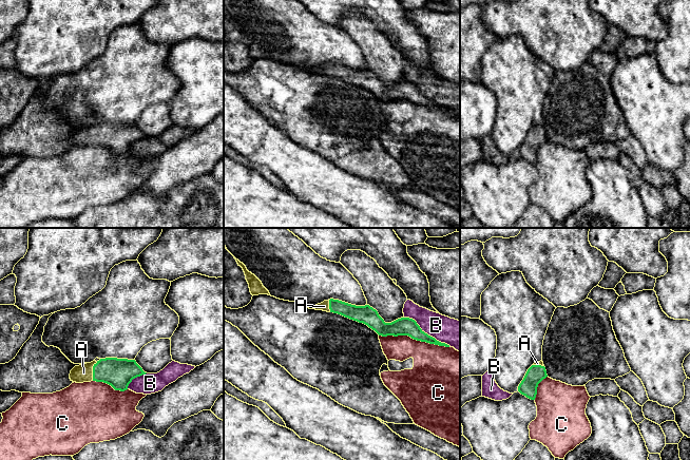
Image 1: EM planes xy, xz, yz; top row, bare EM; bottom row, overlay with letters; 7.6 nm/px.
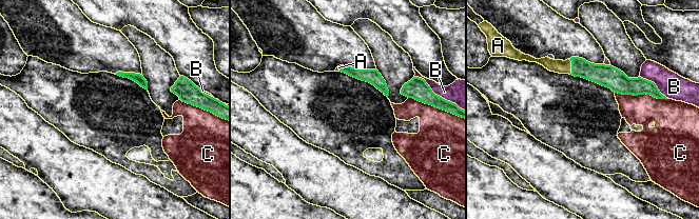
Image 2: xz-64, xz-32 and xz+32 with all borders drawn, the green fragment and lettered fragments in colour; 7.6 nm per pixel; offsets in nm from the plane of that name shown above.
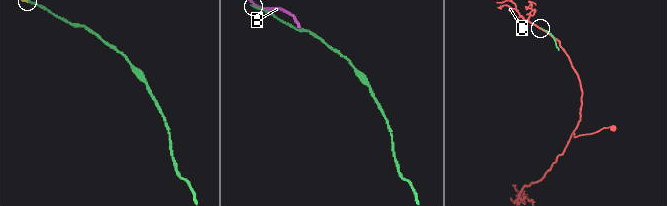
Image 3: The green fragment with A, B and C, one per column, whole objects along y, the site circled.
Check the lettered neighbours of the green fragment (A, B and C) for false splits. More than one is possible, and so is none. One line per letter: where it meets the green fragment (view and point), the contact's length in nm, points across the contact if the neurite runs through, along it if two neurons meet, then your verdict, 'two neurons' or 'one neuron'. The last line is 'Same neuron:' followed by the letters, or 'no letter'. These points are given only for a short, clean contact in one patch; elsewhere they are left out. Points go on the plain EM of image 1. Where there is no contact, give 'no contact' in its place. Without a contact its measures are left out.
A: contact xy (93, 135); length 150 nm; way xy (118, 136), (93, 135), (83, 136); one neuron
B: contact xz (426, 97); length 420 nm; two neurons
C: contact xz (415, 102); length 550 nm; two neurons
Same neuron: A

